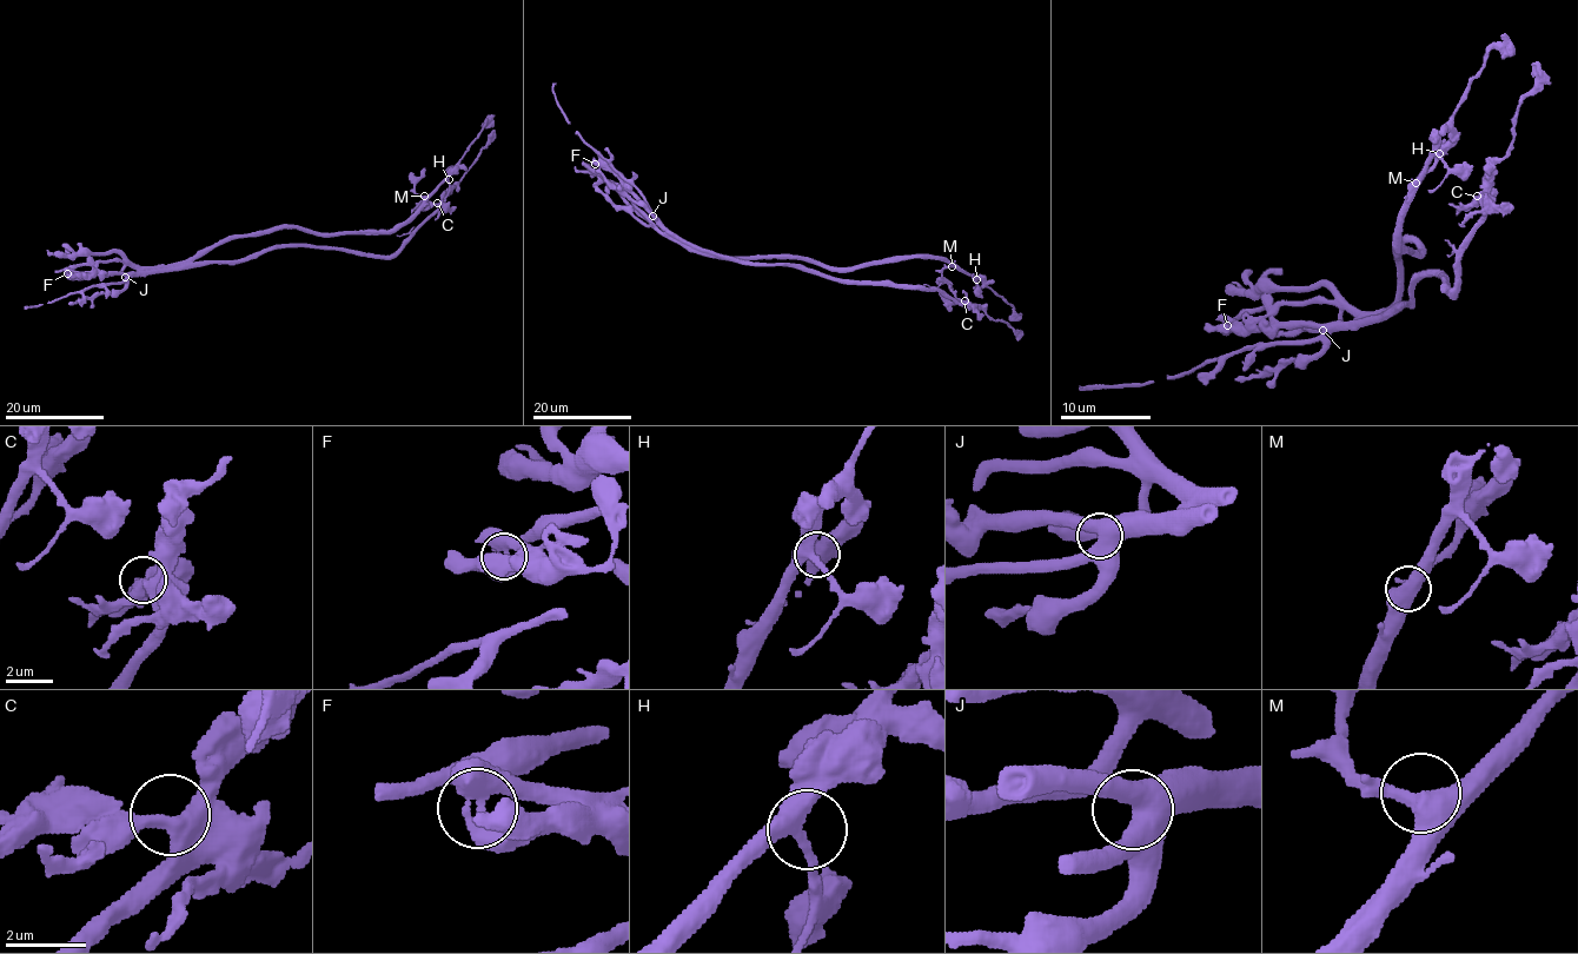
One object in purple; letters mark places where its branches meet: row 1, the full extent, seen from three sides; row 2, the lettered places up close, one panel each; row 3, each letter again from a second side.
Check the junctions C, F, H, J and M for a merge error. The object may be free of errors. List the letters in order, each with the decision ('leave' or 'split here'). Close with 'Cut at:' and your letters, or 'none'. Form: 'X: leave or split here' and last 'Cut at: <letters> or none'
C: leave
F: split here
H: leave
J: leave
M: leave
Cut at: F

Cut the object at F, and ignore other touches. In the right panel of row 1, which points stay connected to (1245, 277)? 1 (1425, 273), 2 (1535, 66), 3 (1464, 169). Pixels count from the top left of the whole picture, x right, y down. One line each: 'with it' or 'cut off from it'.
1: cut off from it
2: cut off from it
3: with it

